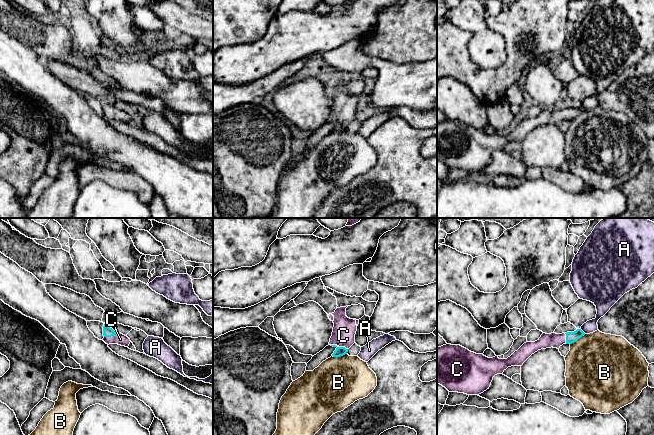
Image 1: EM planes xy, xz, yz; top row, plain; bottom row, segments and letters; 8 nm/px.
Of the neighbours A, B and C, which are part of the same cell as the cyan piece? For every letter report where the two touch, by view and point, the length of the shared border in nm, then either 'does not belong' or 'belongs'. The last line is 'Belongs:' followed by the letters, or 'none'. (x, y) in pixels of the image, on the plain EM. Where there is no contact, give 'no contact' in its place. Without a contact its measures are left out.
A: meets cyan in yz at (582, 107); contact 60 nm long; does not belong
B: meets cyan in yz at (577, 115); contact 150 nm long; does not belong
C: meets cyan in xy at (110, 112); contact 120 nm long; belongs
Belongs: C

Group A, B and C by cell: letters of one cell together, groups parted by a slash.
A / B / C

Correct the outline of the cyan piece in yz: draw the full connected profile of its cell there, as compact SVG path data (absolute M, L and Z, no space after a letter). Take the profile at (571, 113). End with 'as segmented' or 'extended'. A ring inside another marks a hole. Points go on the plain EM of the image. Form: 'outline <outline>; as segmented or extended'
outline M581 105L562 110L543 109L537 117L524 119L507 135L488 134L460 121L446 120L437 123L437 159L449 168L479 171L489 165L495 151L502 150L508 143L522 142L538 126L559 125L584 111Z; extended

